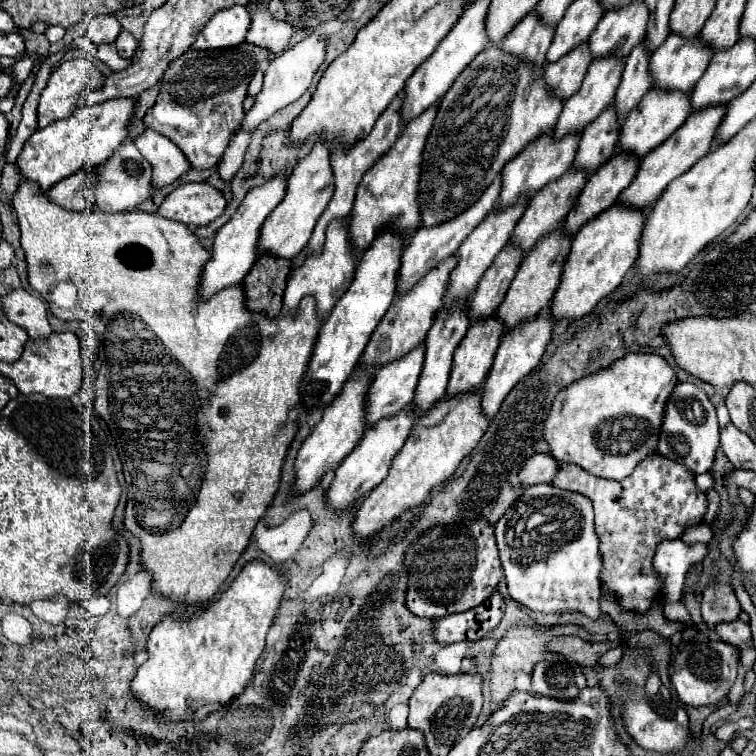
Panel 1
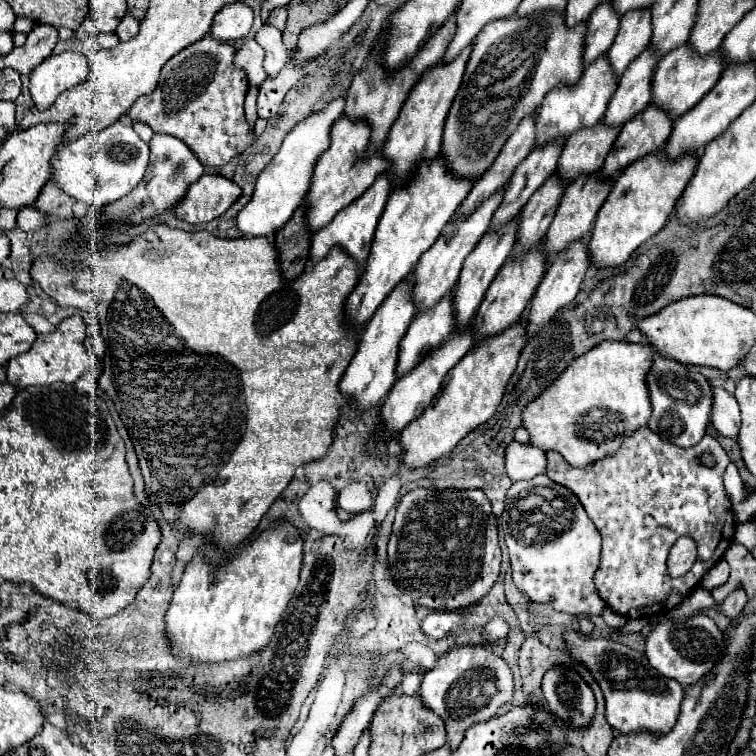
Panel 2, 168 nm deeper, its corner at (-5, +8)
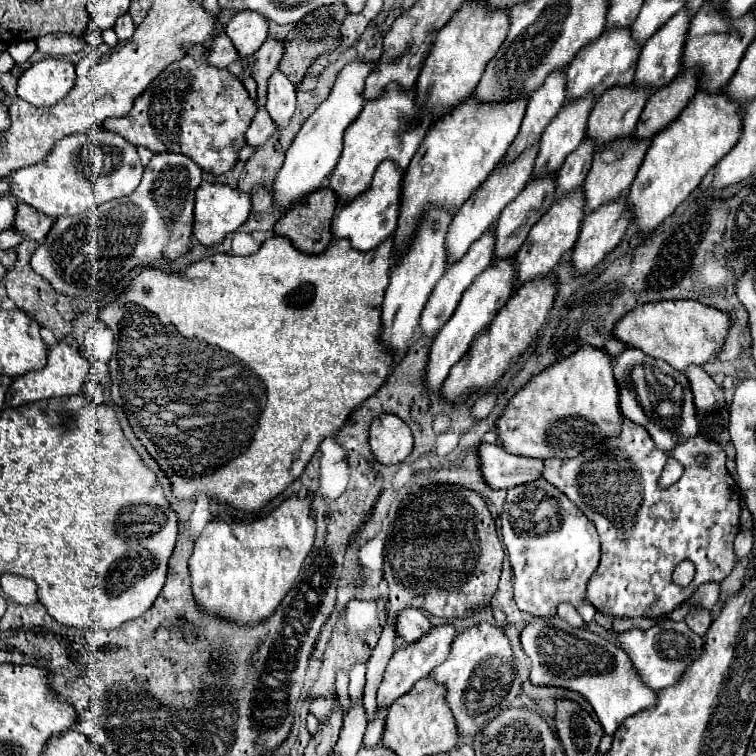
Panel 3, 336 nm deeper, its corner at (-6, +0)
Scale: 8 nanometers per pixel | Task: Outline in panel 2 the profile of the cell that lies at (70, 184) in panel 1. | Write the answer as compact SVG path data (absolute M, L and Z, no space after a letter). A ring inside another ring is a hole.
M49 180L33 206L41 208L41 212L49 214L55 220L67 220L73 216L73 212L71 212L73 204L75 204L75 200L69 200L69 196L57 186L57 182Z

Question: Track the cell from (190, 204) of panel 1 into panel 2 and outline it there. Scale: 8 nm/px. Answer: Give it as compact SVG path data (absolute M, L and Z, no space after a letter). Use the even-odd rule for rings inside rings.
M203 174L189 186L181 202L175 204L173 212L189 224L201 224L221 216L239 196L241 188L235 182L223 176Z

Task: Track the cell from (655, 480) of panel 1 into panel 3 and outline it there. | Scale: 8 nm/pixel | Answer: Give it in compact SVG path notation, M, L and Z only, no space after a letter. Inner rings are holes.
M624 418L616 436L604 438L600 444L586 448L576 458L544 460L542 476L560 492L564 492L600 534L600 566L588 580L586 602L590 602L602 614L614 618L668 616L672 610L686 602L694 588L704 582L722 582L736 566L734 536L740 530L740 488L726 470L726 454L718 442L704 440L702 436L692 436L682 444L676 444L670 452L662 452L646 428ZM698 456L706 456L704 466L696 462ZM668 458L682 462L684 474L672 486L662 488L658 478ZM682 560L692 560L696 566L696 576L686 588L680 588L672 582L672 570Z

